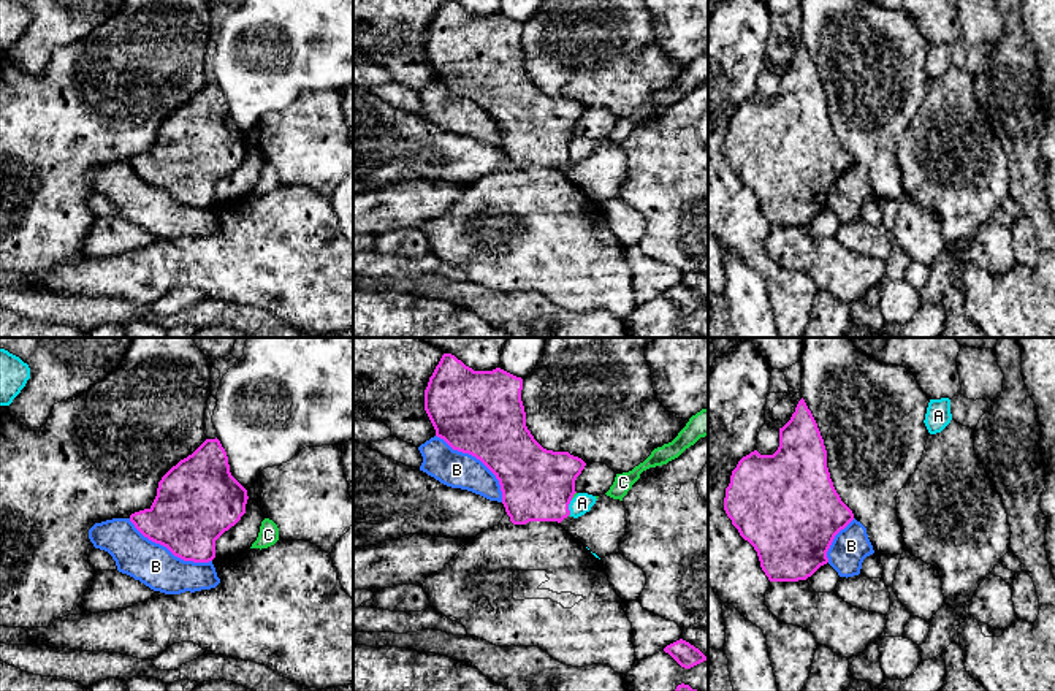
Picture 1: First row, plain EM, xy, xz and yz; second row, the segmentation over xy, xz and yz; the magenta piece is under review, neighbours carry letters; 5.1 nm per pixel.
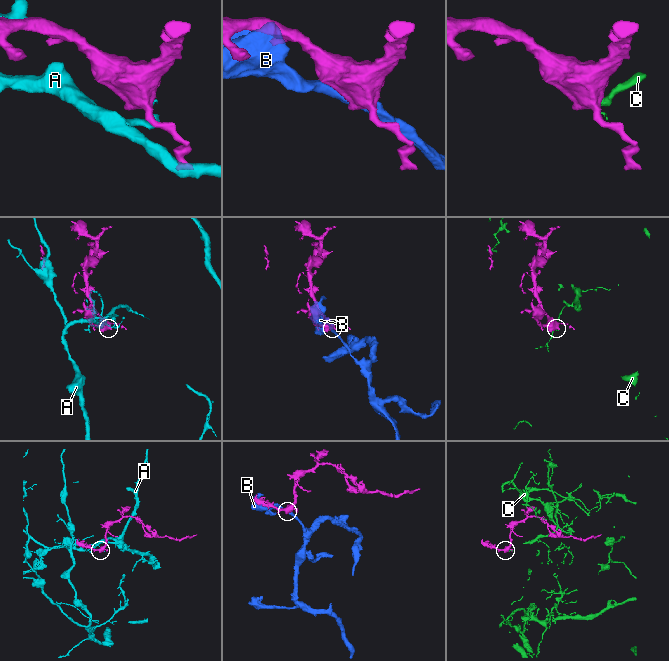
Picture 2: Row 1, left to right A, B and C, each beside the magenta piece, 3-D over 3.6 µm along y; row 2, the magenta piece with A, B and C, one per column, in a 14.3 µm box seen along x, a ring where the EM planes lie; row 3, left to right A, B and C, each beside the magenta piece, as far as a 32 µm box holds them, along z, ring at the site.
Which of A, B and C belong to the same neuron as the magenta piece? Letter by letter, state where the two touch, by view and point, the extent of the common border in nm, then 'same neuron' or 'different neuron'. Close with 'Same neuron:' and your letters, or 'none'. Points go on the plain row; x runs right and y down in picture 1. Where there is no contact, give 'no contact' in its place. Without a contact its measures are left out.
A: xz (567, 152) | 80 nm | different neuron
B: xy (170, 195) | 480 nm | different neuron
C: xz (574, 138) | 50 nm | different neuron
Same neuron: none

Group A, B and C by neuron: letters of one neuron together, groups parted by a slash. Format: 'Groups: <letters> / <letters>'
Groups: A C / B

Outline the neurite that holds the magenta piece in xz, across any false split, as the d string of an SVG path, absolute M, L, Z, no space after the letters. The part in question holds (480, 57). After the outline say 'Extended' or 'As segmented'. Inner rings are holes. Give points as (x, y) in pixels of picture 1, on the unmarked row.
M442 0L425 35L425 55L453 95L480 105L499 125L502 149L513 170L558 166L570 160L575 125L586 108L569 97L543 94L526 71L523 24L501 13L474 16L455 0Z. As segmented

